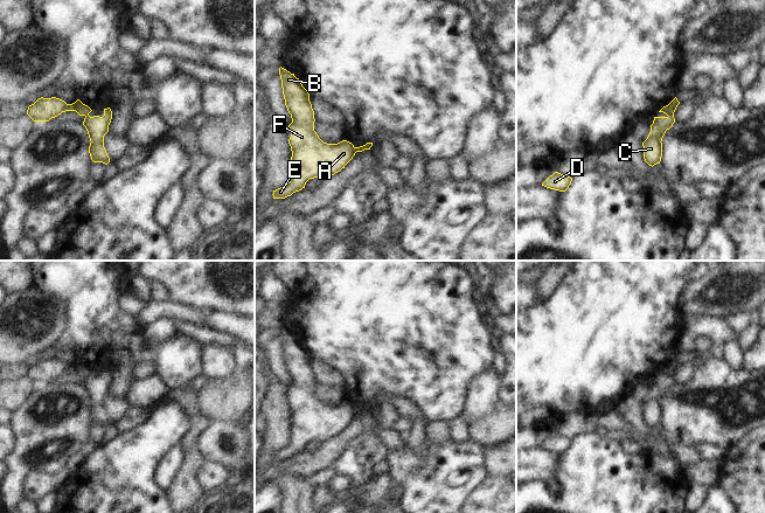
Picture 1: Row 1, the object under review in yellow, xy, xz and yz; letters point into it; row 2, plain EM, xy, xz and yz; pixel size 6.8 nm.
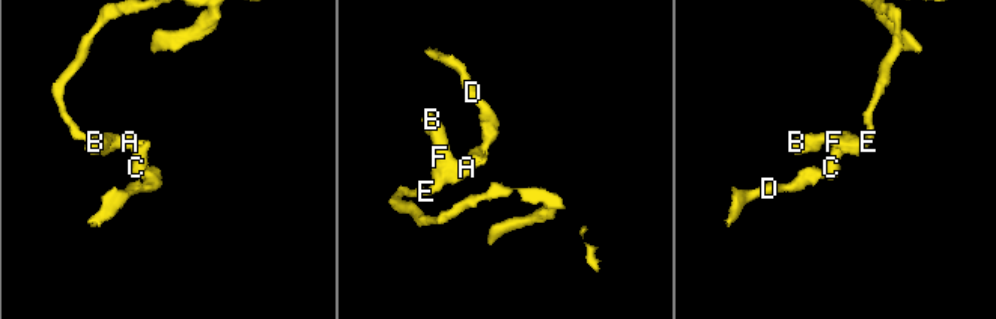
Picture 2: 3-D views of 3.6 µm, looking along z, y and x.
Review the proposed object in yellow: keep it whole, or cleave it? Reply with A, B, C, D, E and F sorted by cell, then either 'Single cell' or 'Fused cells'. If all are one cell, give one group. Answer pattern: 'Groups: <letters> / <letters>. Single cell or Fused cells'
Groups: A B E F / C D. Fused cells.

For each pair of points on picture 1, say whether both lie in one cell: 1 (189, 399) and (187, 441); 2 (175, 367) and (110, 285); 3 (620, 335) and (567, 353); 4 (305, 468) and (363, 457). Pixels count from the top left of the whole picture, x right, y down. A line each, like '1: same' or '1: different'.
1: same
2: same
3: same
4: different

